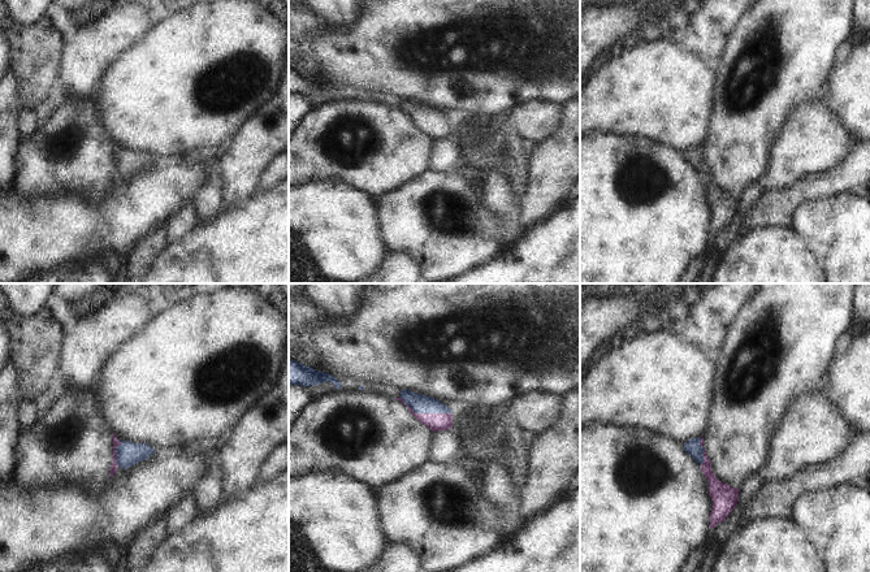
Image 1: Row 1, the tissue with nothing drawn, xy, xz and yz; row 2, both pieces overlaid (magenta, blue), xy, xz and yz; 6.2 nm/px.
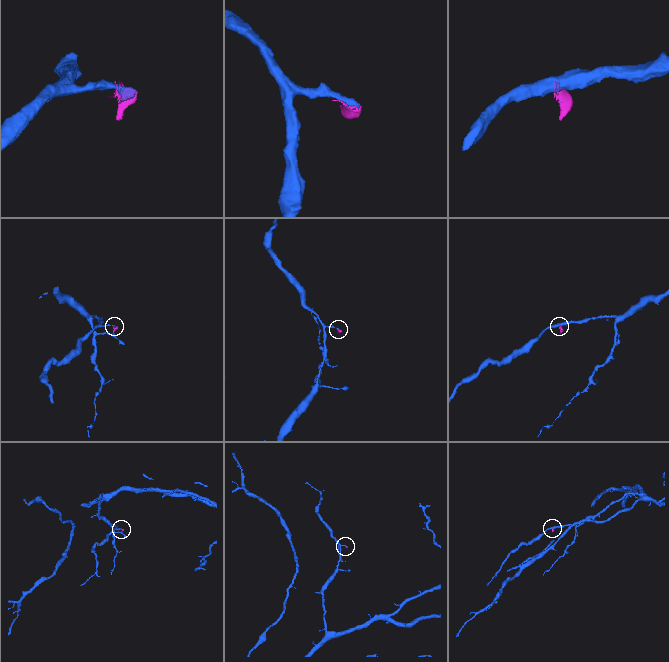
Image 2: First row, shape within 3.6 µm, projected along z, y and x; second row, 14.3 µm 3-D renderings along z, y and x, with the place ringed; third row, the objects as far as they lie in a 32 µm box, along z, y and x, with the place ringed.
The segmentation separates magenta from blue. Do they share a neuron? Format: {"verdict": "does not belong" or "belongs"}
{"verdict": "belongs"}

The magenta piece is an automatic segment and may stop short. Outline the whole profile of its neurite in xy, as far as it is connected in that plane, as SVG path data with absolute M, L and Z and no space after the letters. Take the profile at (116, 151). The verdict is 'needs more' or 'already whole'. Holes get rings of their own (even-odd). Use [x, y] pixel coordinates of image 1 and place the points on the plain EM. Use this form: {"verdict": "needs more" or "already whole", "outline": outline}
{"verdict": "needs more", "outline": "M113 142L113 172L111 176L111 186L114 185L117 178L127 178L134 173L147 169L155 159L147 152L133 152L130 150L121 150Z"}

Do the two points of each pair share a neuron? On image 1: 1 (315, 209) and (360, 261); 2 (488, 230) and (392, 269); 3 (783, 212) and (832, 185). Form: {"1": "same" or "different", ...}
{"1": "same", "2": "different", "3": "same"}

